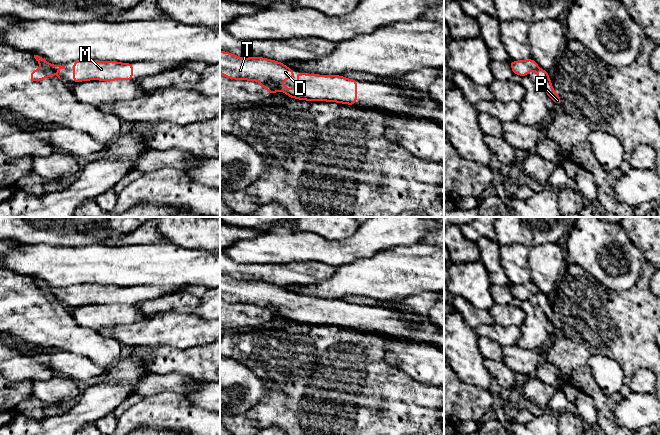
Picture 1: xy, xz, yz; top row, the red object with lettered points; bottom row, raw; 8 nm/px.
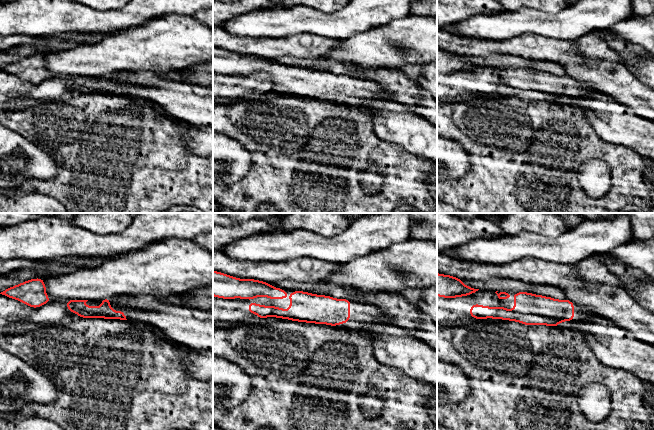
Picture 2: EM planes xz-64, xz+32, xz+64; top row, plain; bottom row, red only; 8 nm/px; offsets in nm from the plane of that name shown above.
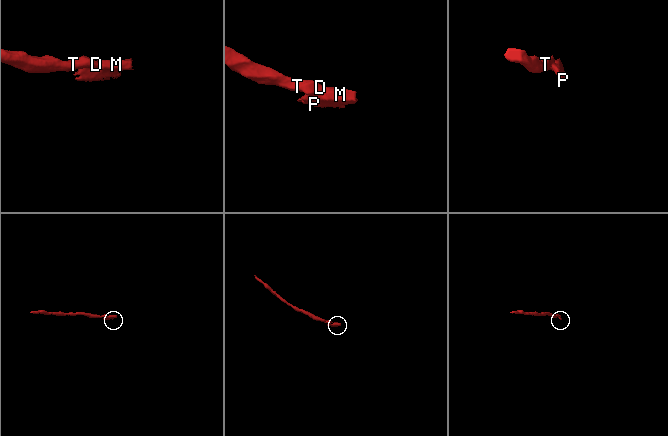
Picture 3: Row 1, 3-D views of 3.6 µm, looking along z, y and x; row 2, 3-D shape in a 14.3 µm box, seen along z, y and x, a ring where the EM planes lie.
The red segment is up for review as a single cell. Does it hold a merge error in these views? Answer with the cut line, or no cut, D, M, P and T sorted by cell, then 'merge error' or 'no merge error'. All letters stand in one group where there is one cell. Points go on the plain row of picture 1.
no cut | D M P T | no merge error

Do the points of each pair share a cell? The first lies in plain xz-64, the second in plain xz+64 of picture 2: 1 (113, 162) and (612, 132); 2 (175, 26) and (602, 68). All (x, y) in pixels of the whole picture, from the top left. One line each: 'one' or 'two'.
1: two
2: two

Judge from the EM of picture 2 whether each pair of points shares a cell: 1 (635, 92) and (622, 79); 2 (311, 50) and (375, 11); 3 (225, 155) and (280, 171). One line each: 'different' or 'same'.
1: same
2: different
3: different

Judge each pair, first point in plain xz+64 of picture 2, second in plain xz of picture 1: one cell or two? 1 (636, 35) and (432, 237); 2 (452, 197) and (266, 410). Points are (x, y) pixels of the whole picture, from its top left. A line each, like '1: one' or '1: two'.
1: two
2: one

